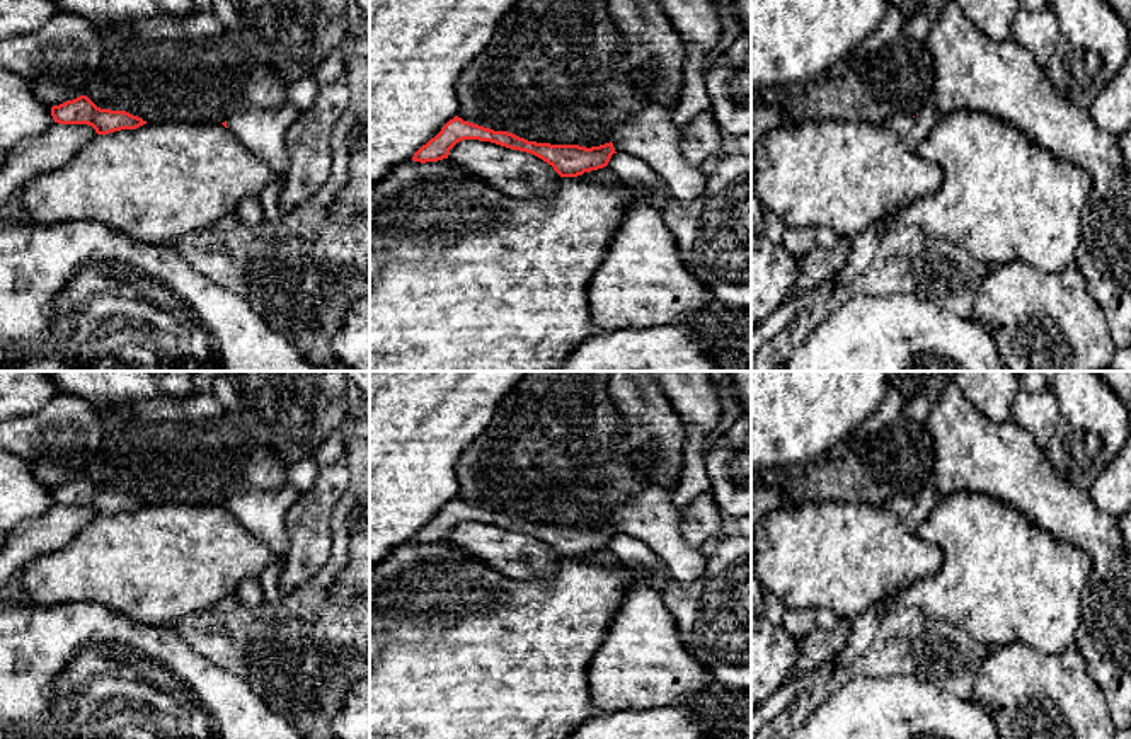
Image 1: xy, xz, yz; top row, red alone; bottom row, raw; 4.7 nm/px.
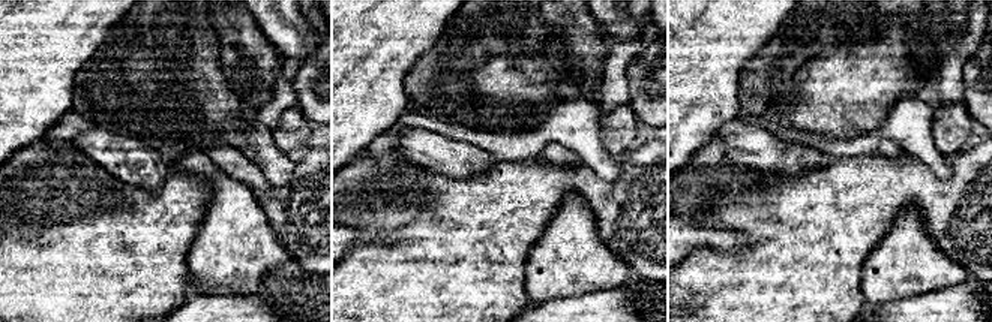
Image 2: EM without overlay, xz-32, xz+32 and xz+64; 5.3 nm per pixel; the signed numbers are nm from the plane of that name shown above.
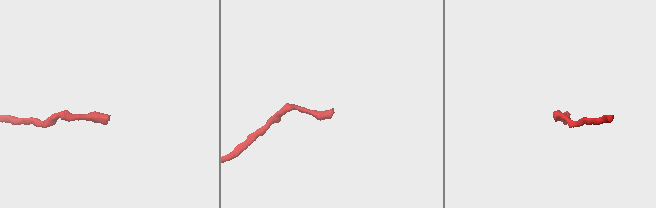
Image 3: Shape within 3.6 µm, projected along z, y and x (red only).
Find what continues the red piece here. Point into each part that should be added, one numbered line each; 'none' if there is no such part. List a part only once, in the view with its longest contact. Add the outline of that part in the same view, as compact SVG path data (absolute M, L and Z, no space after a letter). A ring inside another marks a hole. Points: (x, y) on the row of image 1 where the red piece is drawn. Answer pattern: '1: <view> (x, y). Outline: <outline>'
1: xz (651, 137). Outline: M646 104L639 114L615 129L611 143L615 152L647 163L676 199L693 201L703 192L705 172L683 158L680 131L666 109Z

